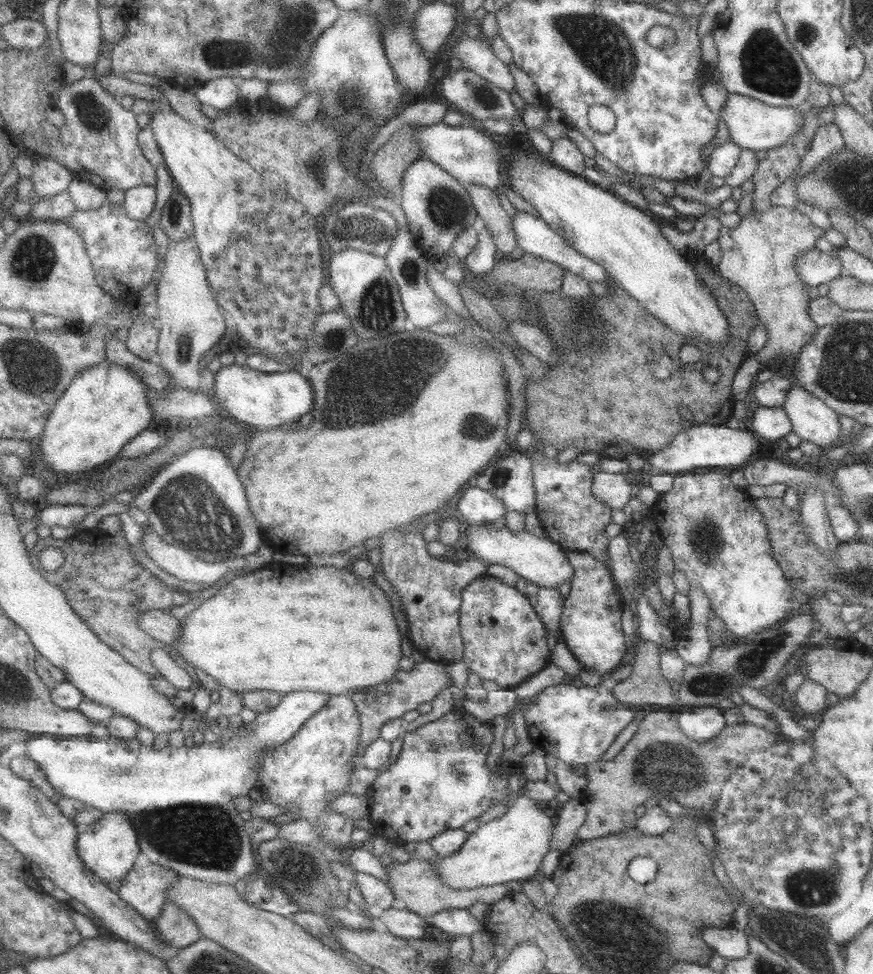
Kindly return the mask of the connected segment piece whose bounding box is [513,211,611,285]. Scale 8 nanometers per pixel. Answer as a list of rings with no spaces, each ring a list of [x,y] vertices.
[[[519,211],[513,219],[518,248],[525,255],[532,254],[533,256],[544,258],[549,262],[560,264],[563,269],[568,269],[570,272],[581,276],[587,282],[608,282],[610,285],[611,280],[608,278],[608,273],[605,273],[599,264],[589,260],[589,258],[583,256],[581,251],[571,246],[566,241],[566,238],[558,230],[551,227],[541,216],[533,216],[533,214]]]

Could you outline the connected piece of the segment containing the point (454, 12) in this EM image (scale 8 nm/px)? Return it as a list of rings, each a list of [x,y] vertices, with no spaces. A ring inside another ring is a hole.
[[[433,1],[422,7],[414,31],[428,57],[432,57],[447,44],[449,36],[457,28],[457,18],[459,10],[454,5]]]

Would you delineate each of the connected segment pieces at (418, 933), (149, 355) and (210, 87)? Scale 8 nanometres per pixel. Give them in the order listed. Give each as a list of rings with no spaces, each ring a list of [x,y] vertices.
[[[390,908],[381,914],[388,932],[406,939],[421,939],[427,934],[429,920],[410,910]]]
[[[141,319],[131,326],[126,340],[127,347],[132,354],[143,360],[157,360],[160,342],[160,329],[151,319]]]
[[[235,77],[205,81],[196,89],[196,95],[203,104],[222,111],[229,110],[241,97],[239,83]]]

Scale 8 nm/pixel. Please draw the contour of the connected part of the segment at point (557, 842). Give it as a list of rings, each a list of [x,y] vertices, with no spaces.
[[[581,797],[570,798],[563,806],[552,838],[552,848],[562,853],[574,845],[587,814]]]

